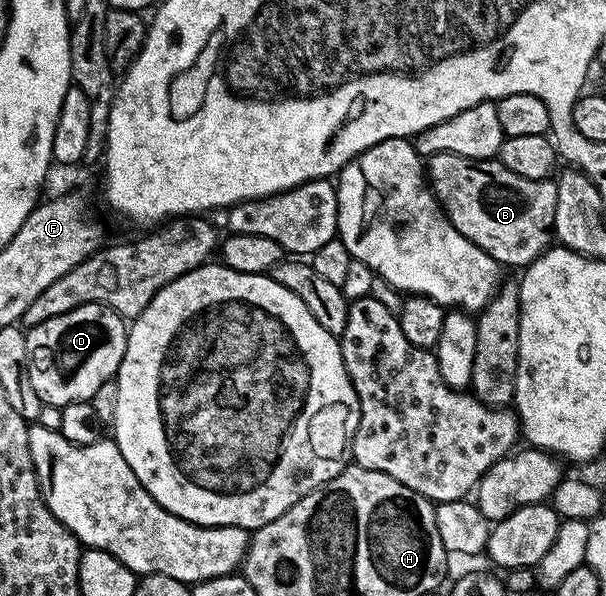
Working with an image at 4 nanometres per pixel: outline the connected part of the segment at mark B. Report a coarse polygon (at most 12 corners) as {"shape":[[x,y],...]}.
{"shape":[[428,156],[451,225],[506,268],[554,238],[557,185]]}

